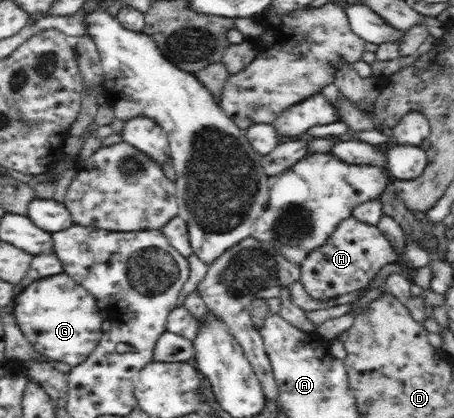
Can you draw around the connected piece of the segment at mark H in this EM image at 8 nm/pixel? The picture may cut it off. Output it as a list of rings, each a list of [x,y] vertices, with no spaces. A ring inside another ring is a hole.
[[[353,216],[348,217],[335,228],[325,245],[315,249],[299,266],[299,282],[311,298],[333,299],[367,288],[384,265],[405,261],[416,269],[429,266],[435,255],[423,249],[421,242],[408,237],[405,239],[405,252],[395,252],[389,239],[377,226],[360,222]]]

